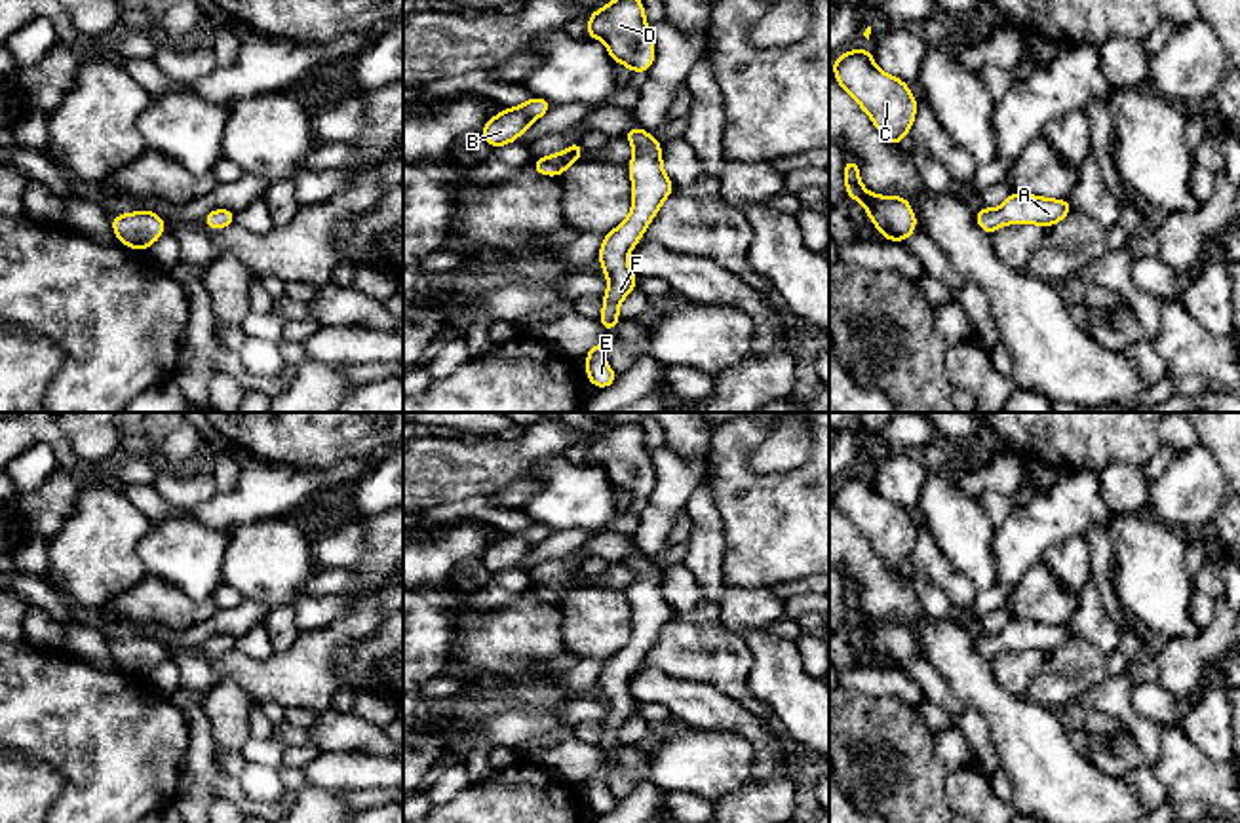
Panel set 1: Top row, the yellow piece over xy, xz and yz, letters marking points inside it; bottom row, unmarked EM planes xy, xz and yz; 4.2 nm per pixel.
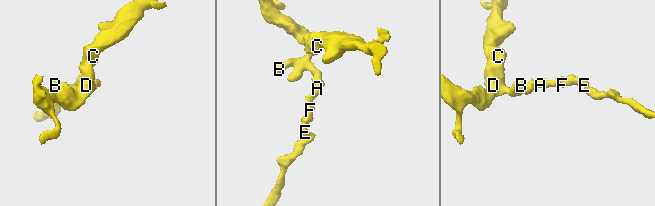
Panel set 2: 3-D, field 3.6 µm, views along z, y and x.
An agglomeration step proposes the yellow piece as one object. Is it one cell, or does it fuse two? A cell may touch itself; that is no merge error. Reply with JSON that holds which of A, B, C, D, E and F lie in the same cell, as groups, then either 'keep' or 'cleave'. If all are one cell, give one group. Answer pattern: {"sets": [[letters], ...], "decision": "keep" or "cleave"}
{"sets": [["A", "B", "C", "D", "E", "F"]], "decision": "keep"}

